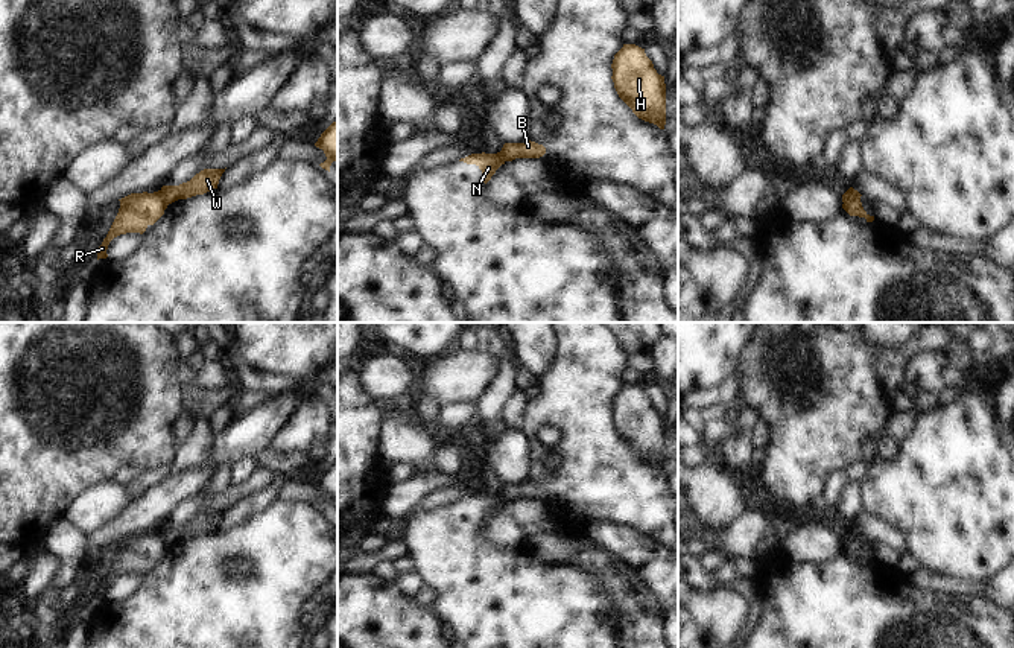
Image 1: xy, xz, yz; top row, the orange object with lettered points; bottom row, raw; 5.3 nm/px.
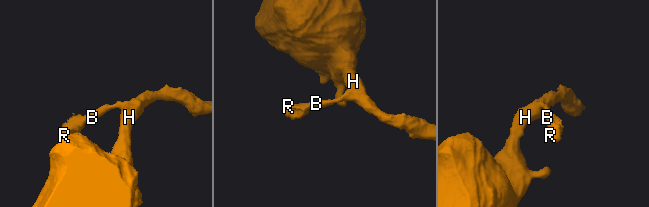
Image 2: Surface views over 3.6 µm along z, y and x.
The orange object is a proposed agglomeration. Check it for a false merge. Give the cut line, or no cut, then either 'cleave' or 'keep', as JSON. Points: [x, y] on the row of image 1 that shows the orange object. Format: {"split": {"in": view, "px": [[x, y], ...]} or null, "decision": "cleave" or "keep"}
{"split": {"in": "xy", "px": [[158, 190], [160, 200], [166, 206]]}, "decision": "cleave"}

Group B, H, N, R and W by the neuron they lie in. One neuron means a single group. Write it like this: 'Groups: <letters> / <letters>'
Groups: B H W / N R

